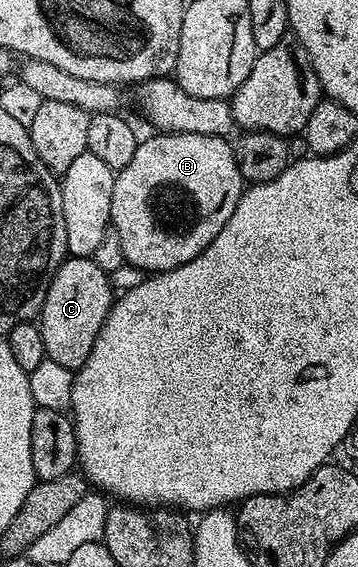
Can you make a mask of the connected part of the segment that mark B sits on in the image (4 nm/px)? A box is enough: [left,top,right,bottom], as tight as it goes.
[110,132,246,274]

